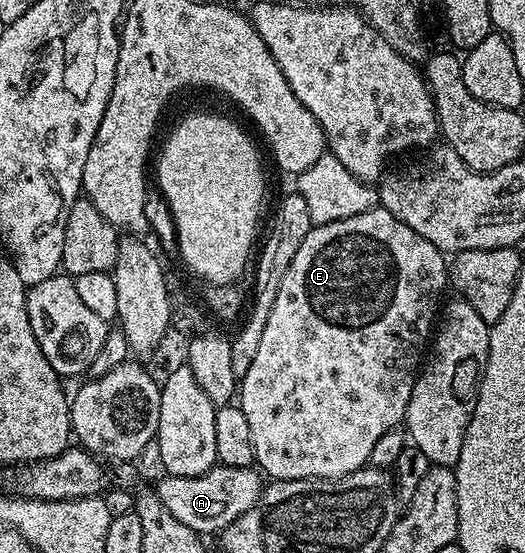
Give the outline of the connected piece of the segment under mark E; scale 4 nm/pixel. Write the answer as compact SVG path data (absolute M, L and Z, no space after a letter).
M380 205L371 208L367 213L355 213L355 217L318 223L311 228L307 237L303 237L303 245L299 245L299 253L295 253L287 273L283 273L283 285L279 285L279 293L275 293L275 305L271 305L271 317L267 317L267 326L264 327L263 337L259 340L259 349L247 373L239 380L239 406L243 417L247 417L247 429L251 429L253 458L256 466L266 476L270 475L270 480L322 477L340 479L343 475L350 475L352 471L357 471L369 463L371 449L375 441L383 437L383 433L400 428L404 424L407 405L411 401L411 389L417 380L419 368L423 363L423 352L430 342L435 320L443 303L441 290L447 287L450 279L447 259L442 251Z

